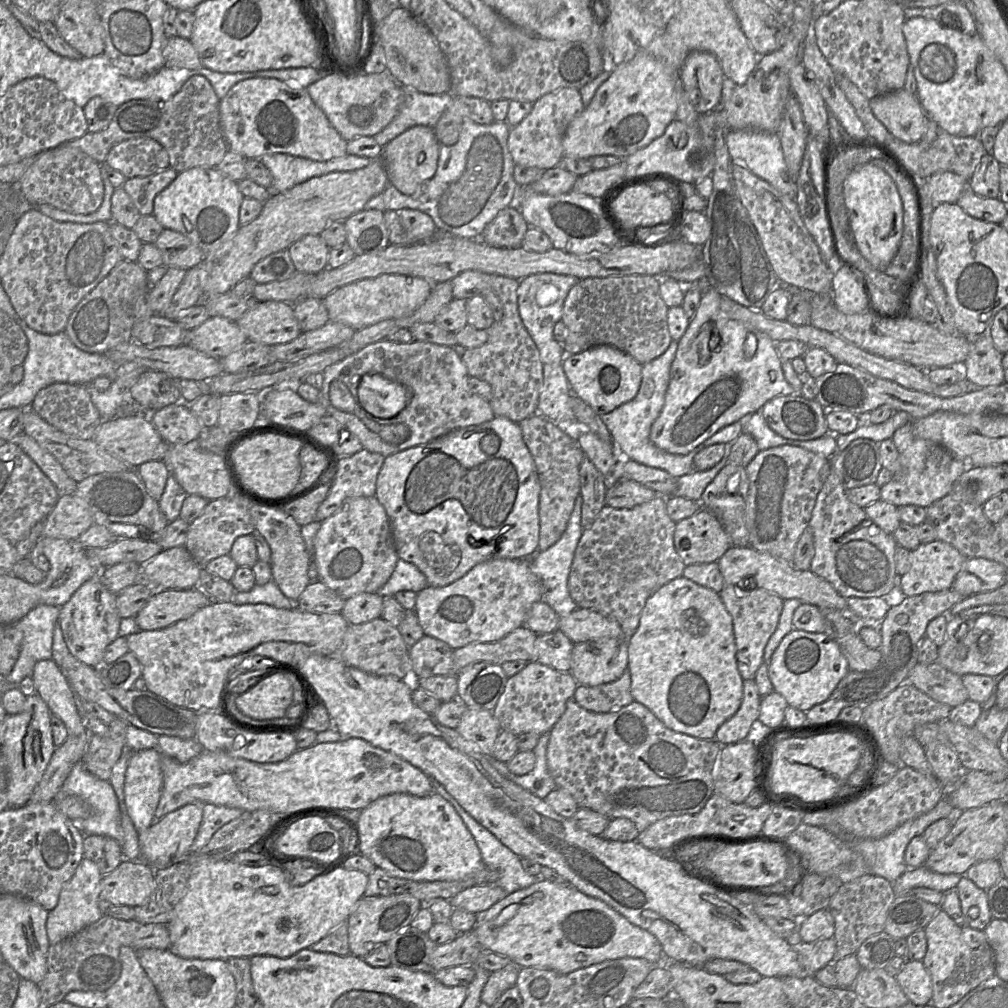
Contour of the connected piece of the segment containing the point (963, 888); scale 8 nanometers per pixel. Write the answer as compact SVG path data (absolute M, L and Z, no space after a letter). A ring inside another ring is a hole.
M965 875L961 877L956 890L966 925L973 929L984 930L993 918L987 890L979 888Z

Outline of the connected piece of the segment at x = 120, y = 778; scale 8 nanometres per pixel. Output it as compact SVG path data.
M125 745L122 755L112 768L110 781L98 779L86 770L82 762L76 763L59 792L61 795L78 796L91 807L91 815L76 823L84 835L102 835L113 838L118 841L121 848L123 831L120 826L119 803L125 803L124 779L130 753L132 752Z

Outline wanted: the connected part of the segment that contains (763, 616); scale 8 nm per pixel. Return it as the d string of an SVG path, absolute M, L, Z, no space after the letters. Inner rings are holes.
M728 584L719 594L733 619L738 671L743 680L755 680L756 672L764 662L765 647L778 626L785 600L762 588L743 590L738 585Z

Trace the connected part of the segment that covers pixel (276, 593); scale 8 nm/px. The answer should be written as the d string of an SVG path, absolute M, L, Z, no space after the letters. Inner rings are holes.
M273 580L263 585L255 584L251 590L246 592L236 591L231 601L239 605L264 603L276 608L291 609L295 607L293 601L283 594Z

